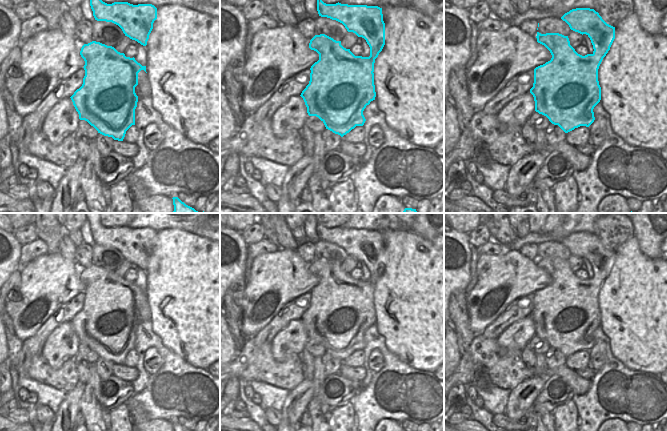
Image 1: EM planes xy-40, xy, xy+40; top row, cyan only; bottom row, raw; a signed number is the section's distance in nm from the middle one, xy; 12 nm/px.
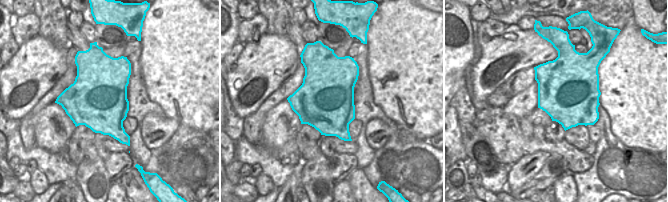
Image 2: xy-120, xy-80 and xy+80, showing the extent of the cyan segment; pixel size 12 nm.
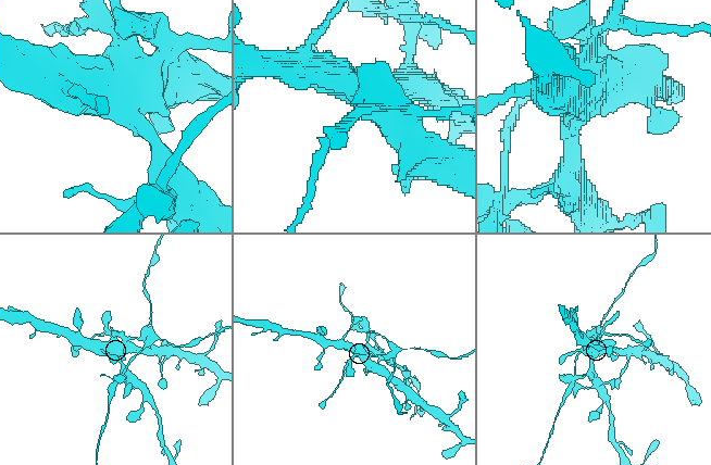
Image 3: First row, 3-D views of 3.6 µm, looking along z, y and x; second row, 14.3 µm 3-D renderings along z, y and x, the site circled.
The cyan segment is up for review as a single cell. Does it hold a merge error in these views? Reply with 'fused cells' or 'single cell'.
fused cells

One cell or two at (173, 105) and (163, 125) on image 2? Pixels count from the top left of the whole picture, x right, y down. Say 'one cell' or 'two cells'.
two cells

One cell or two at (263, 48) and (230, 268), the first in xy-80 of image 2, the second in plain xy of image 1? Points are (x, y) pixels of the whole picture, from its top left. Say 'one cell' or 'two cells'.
two cells

